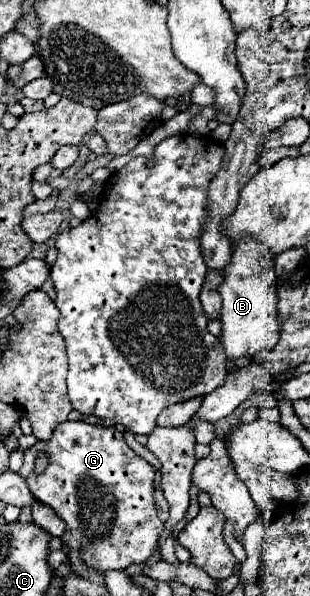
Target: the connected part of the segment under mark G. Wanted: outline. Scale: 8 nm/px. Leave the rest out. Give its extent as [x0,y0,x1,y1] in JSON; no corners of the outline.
[18,421,164,571]

